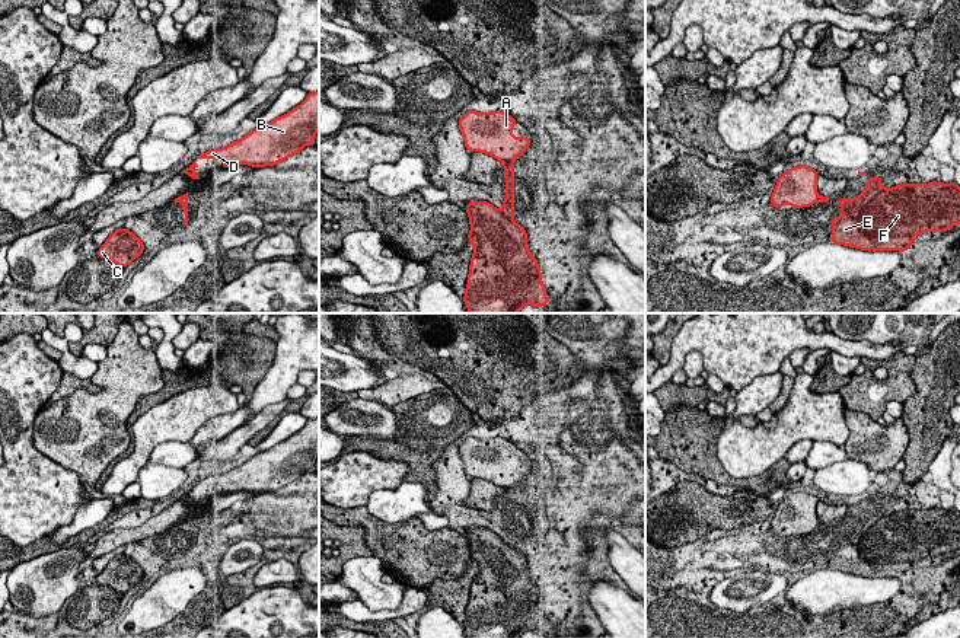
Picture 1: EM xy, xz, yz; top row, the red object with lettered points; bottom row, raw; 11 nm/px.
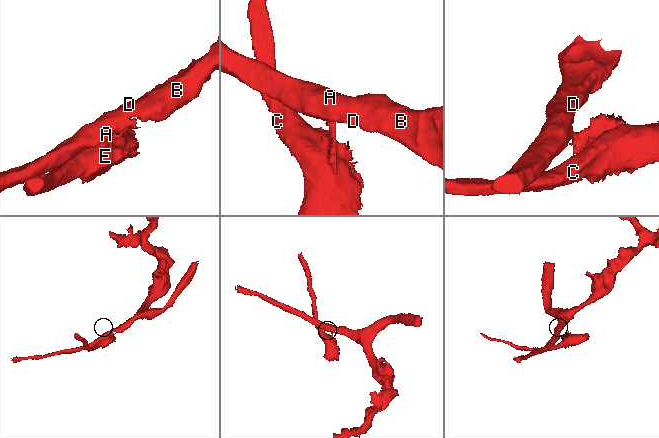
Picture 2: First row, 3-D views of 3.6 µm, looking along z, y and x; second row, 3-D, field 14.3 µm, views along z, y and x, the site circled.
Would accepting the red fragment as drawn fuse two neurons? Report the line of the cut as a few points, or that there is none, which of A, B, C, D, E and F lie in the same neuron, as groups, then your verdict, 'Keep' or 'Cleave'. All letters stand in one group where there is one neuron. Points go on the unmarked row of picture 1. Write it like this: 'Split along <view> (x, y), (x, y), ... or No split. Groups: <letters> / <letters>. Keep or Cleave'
Split along xz (503, 485), (513, 487). Groups: A B D / C E F. Cleave

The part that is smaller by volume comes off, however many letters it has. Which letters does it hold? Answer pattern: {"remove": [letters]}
{"remove": ["C", "E", "F"]}

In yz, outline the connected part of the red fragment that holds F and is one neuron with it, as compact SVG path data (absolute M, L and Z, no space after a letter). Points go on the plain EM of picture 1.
M881 503L852 526L839 524L842 543L832 543L832 570L861 577L912 575L916 561L960 552L960 513L956 508L881 511Z

